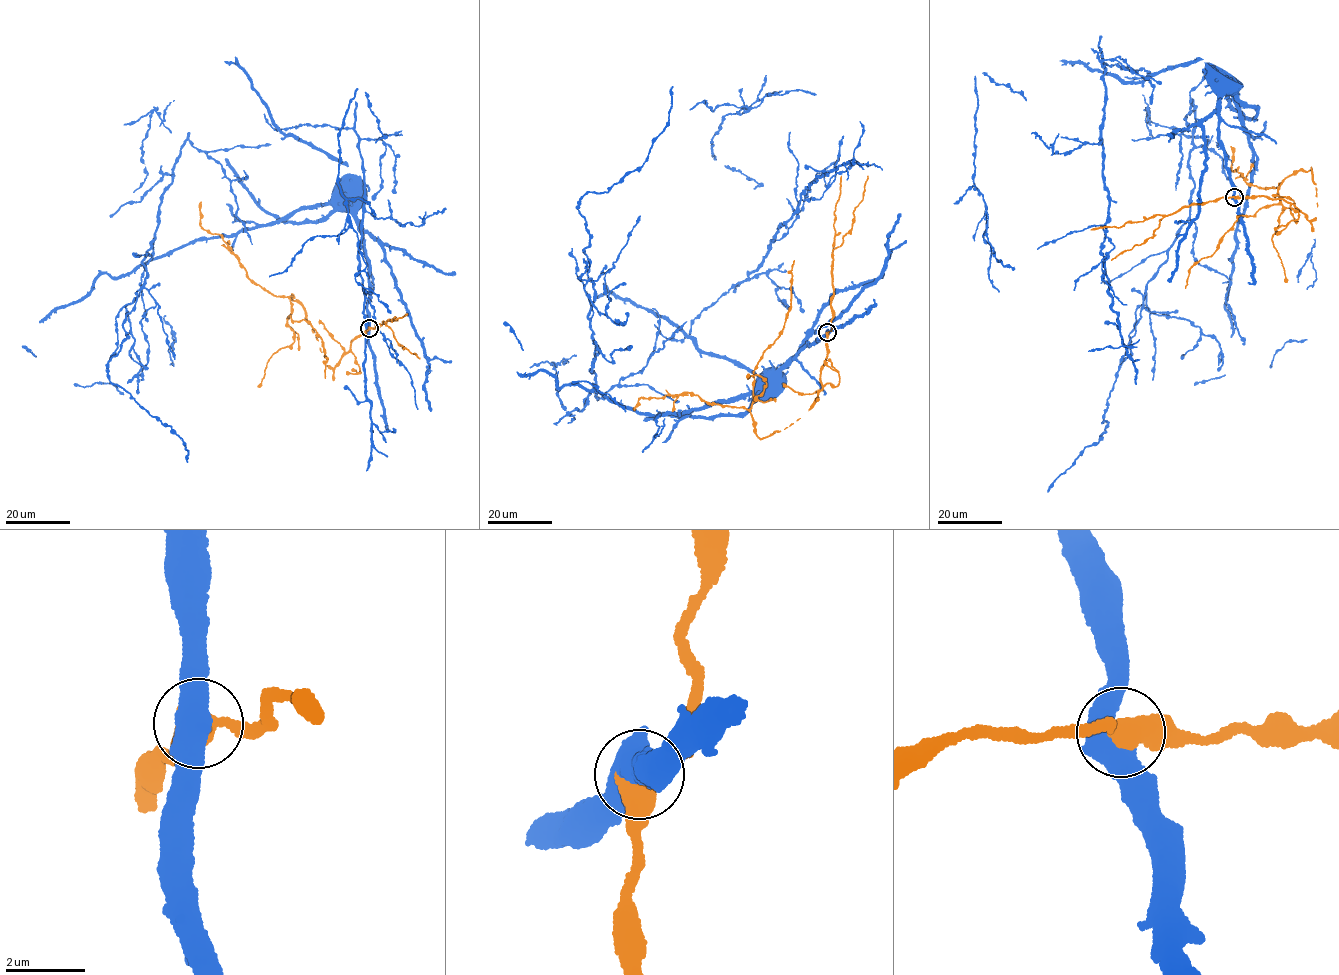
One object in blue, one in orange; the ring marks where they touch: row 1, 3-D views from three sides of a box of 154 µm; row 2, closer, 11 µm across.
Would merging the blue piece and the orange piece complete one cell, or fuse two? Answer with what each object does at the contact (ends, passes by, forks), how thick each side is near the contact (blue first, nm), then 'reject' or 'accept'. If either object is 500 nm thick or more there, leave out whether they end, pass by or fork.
550/500 nm | accept

